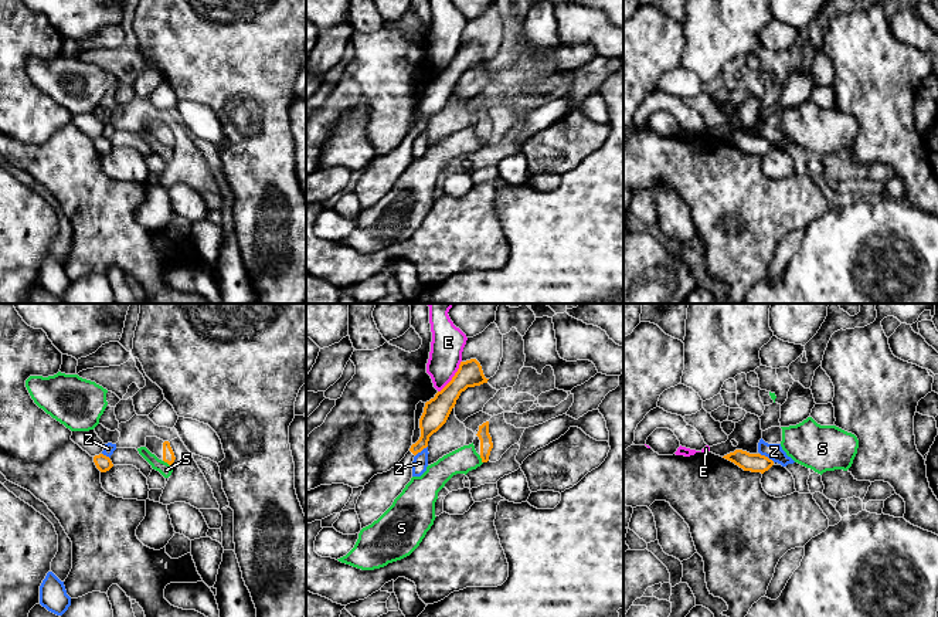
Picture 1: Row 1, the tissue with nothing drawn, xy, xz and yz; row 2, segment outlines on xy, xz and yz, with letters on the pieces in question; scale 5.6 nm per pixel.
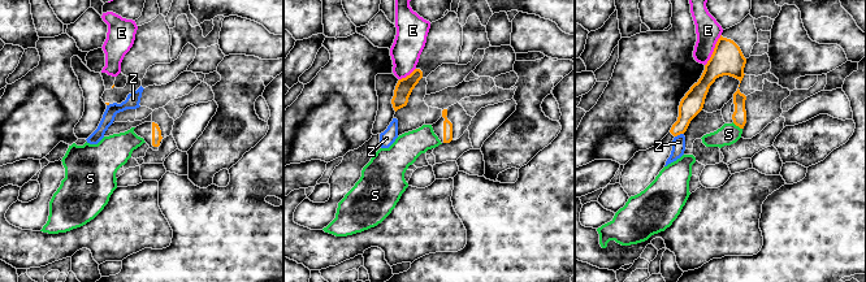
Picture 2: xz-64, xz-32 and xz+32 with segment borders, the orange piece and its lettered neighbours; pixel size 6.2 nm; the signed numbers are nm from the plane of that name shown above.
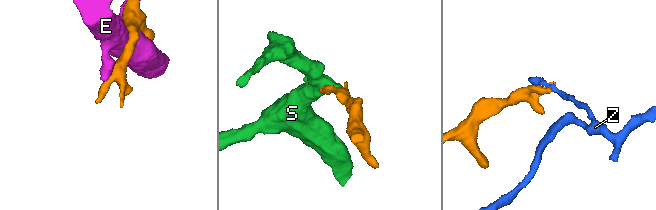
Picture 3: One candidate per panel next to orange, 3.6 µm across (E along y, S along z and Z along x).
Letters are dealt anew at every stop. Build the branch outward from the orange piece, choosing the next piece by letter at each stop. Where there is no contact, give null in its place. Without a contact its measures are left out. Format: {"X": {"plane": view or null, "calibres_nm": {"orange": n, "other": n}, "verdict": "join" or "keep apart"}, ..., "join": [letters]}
{"E": {"plane": "xz", "calibres_nm": {"orange": 150, "other": 190}, "verdict": "keep apart"}, "S": {"plane": "xy", "calibres_nm": {"orange": 70, "other": 70}, "verdict": "keep apart"}, "Z": {"plane": "yz", "calibres_nm": {"orange": 110, "other": 100}, "verdict": "keep apart"}, "join": []}

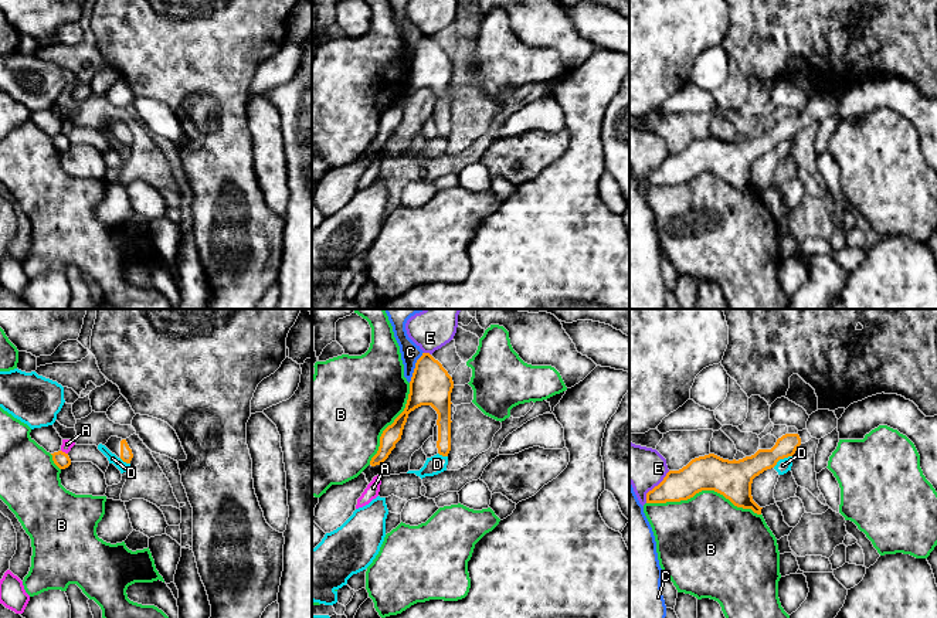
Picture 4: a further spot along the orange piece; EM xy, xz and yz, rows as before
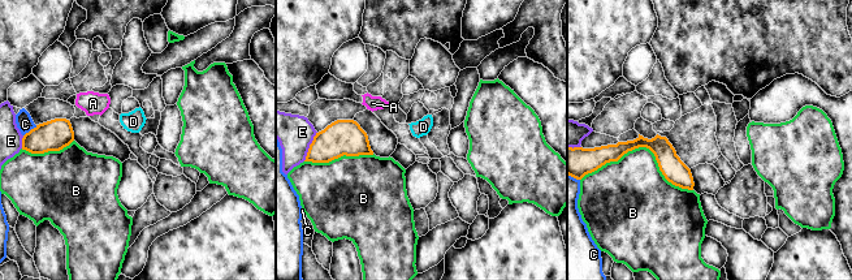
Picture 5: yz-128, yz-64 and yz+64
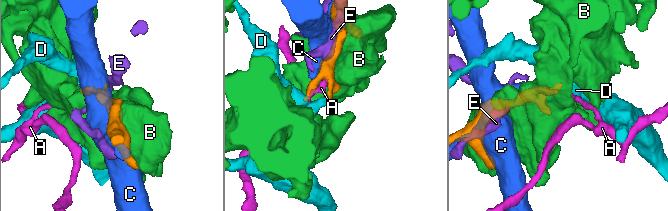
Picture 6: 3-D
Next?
{"A": {"plane": "xy", "calibres_nm": {"orange": 90, "other": 60}, "verdict": "keep apart"}, "B": {"plane": "yz", "calibres_nm": {"orange": 220, "other": 440}, "verdict": "keep apart"}, "C": {"plane": "xz", "calibres_nm": {"orange": 240, "other": 110}, "verdict": "keep apart"}, "D": {"plane": "yz", "calibres_nm": {"orange": 160, "other": 80}, "verdict": "keep apart"}, "E": {"plane": "yz", "calibres_nm": {"orange": 180, "other": 240}, "verdict": "keep apart"}, "join": []}

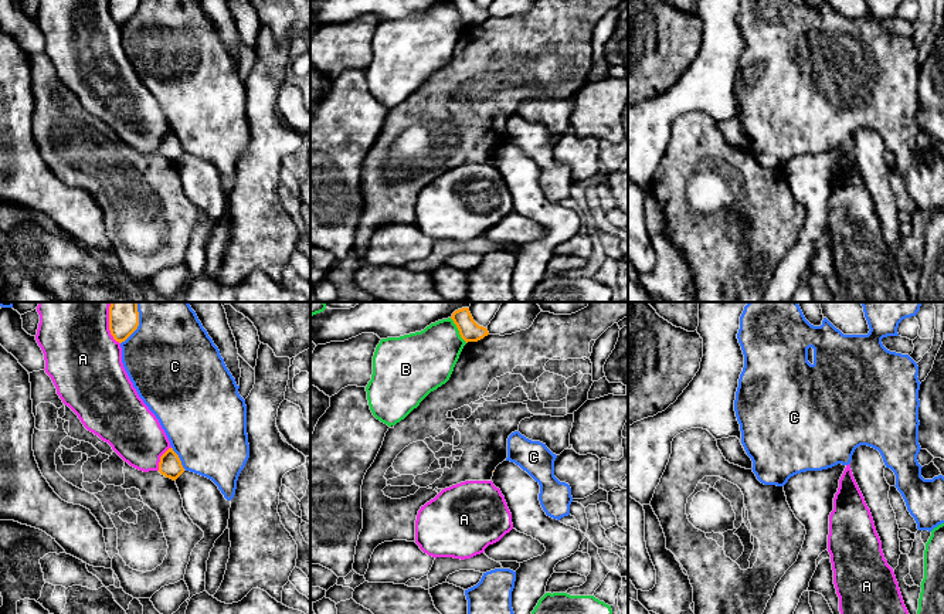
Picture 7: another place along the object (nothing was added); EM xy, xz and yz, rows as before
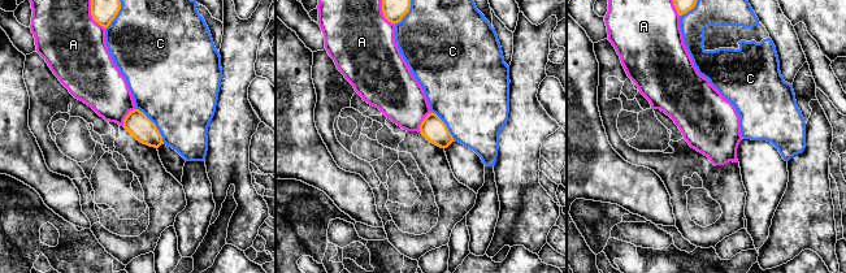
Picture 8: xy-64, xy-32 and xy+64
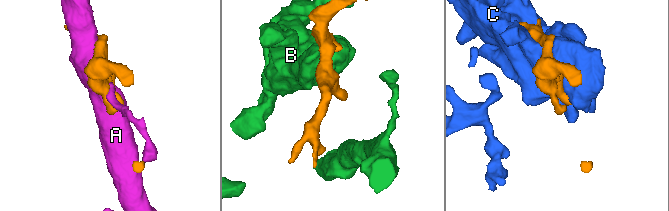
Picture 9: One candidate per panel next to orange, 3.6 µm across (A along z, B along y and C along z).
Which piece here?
{"A": {"plane": "xy", "calibres_nm": {"orange": 130, "other": 420}, "verdict": "keep apart"}, "B": {"plane": "xz", "calibres_nm": {"orange": 120, "other": 320}, "verdict": "keep apart"}, "C": {"plane": "xy", "calibres_nm": {"orange": 130, "other": 480}, "verdict": "keep apart"}, "join": []}

